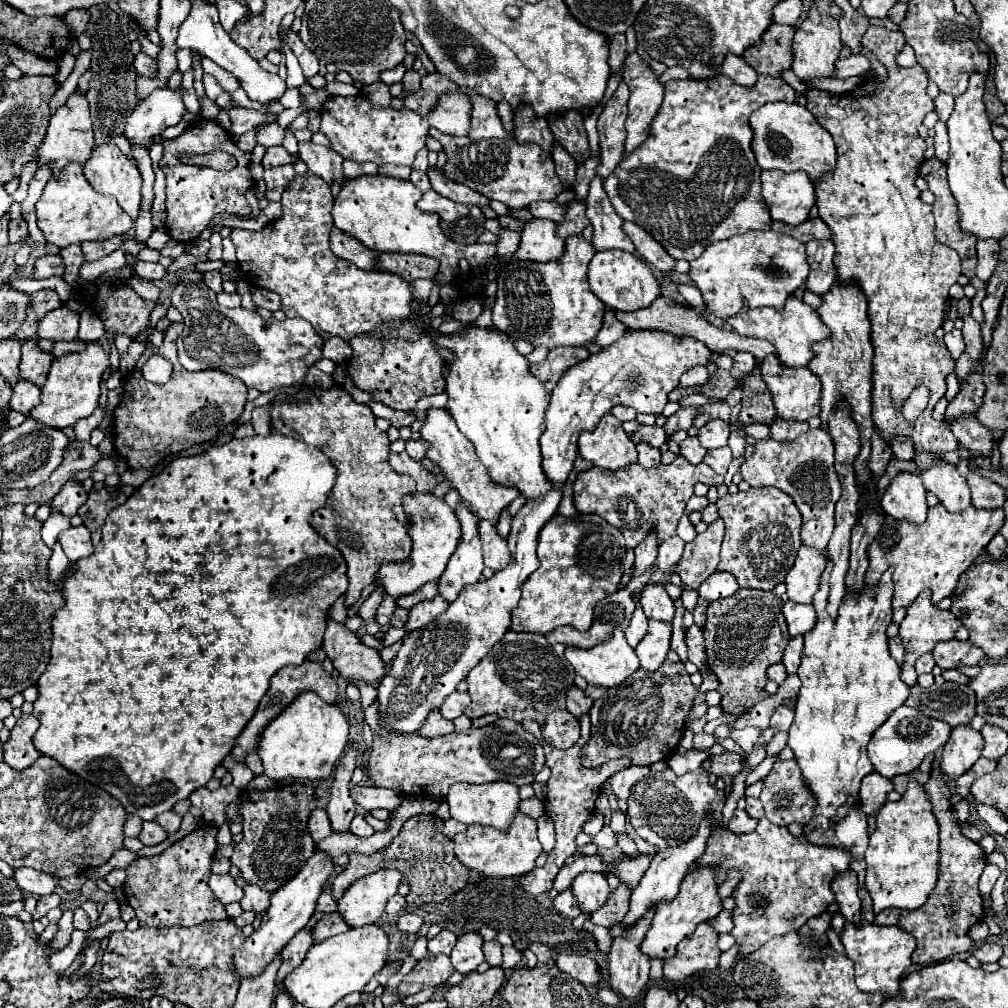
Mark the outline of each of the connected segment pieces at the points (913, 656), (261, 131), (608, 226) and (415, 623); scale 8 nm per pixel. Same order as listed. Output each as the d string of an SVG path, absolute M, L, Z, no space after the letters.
M923 590L923 592L915 598L915 602L909 606L907 616L905 616L905 620L901 622L901 628L899 628L899 636L903 638L903 644L905 644L905 660L903 660L903 666L901 666L901 680L903 680L907 686L915 686L915 684L917 684L915 660L917 660L919 656L931 652L937 642L955 638L955 630L957 630L959 626L961 626L961 622L959 622L959 618L953 616L953 612L941 610L941 608L937 608L937 606L931 602L931 590Z
M273 122L269 126L257 126L257 144L263 144L263 146L281 146L283 144L283 136L285 136L285 130Z
M595 176L591 180L591 188L589 194L585 198L587 204L587 218L593 224L593 248L595 250L625 250L635 254L635 246L631 242L629 236L625 236L621 224L621 216L613 210L605 188L603 188L603 178Z
M437 594L437 598L431 598L431 600L425 600L417 606L413 606L409 610L409 620L407 620L407 630L415 630L415 628L421 628L425 626L427 622L431 622L435 616L443 614L447 610L449 602L445 602L445 598L441 598L441 594Z

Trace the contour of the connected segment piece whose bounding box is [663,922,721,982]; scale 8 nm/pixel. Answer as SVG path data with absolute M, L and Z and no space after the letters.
M709 922L697 926L689 938L683 938L677 946L677 954L663 964L663 974L671 982L685 980L701 970L715 970L719 966L721 950L717 948L717 932Z

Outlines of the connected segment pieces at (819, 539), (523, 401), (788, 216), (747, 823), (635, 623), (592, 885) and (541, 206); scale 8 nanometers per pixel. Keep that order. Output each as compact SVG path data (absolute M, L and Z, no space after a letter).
M817 428L805 432L801 438L795 438L791 442L777 442L771 438L757 440L753 448L755 452L743 462L739 470L741 478L753 488L775 486L787 492L803 516L803 528L801 528L803 544L825 550L835 526L833 510L841 496L839 478L833 468L833 442L829 434Z
M471 322L459 332L439 334L435 344L455 356L447 374L447 410L453 414L457 428L473 442L491 478L517 486L525 498L549 492L553 486L541 468L539 436L545 432L545 410L551 394L529 372L529 360L515 350L509 334L497 328L479 328Z
M767 170L761 174L761 196L769 206L769 214L773 220L797 226L809 218L809 210L815 206L815 186L805 172L781 172L781 170Z
M735 810L733 818L729 822L729 830L733 830L735 834L749 832L753 826L757 826L757 820L749 818L749 814L745 814L745 810Z
M637 606L633 612L633 618L625 630L625 638L627 638L629 646L635 648L639 644L639 640L645 636L645 632L647 632L647 618L645 618L645 612L641 610L641 606Z
M583 872L571 884L573 894L579 900L579 906L585 914L597 912L609 896L609 884L601 872Z
M533 202L529 204L529 212L535 218L549 218L553 222L561 222L565 218L565 206L559 202Z

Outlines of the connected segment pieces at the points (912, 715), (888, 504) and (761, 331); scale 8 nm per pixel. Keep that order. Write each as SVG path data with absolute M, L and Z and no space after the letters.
M899 706L887 718L887 722L881 728L877 728L877 732L873 734L873 738L869 742L869 760L875 768L875 772L879 772L885 778L909 774L909 772L919 768L919 764L923 762L923 758L927 754L937 752L941 746L945 746L949 734L951 734L949 724L935 720L935 718L927 718L925 714L921 714L915 708Z
M901 472L887 486L881 498L881 506L885 514L889 514L891 518L897 520L905 518L915 524L925 522L927 500L925 500L925 486L921 478L909 472Z
M797 296L789 298L789 302L785 302L785 306L783 306L783 310L745 306L733 318L727 318L725 322L729 326L733 326L733 330L739 332L741 336L763 338L763 340L769 340L771 344L775 344L777 356L785 366L805 366L813 358L811 344L819 342L831 334L831 330L821 322L817 312L811 306L807 306L803 300L799 300Z

